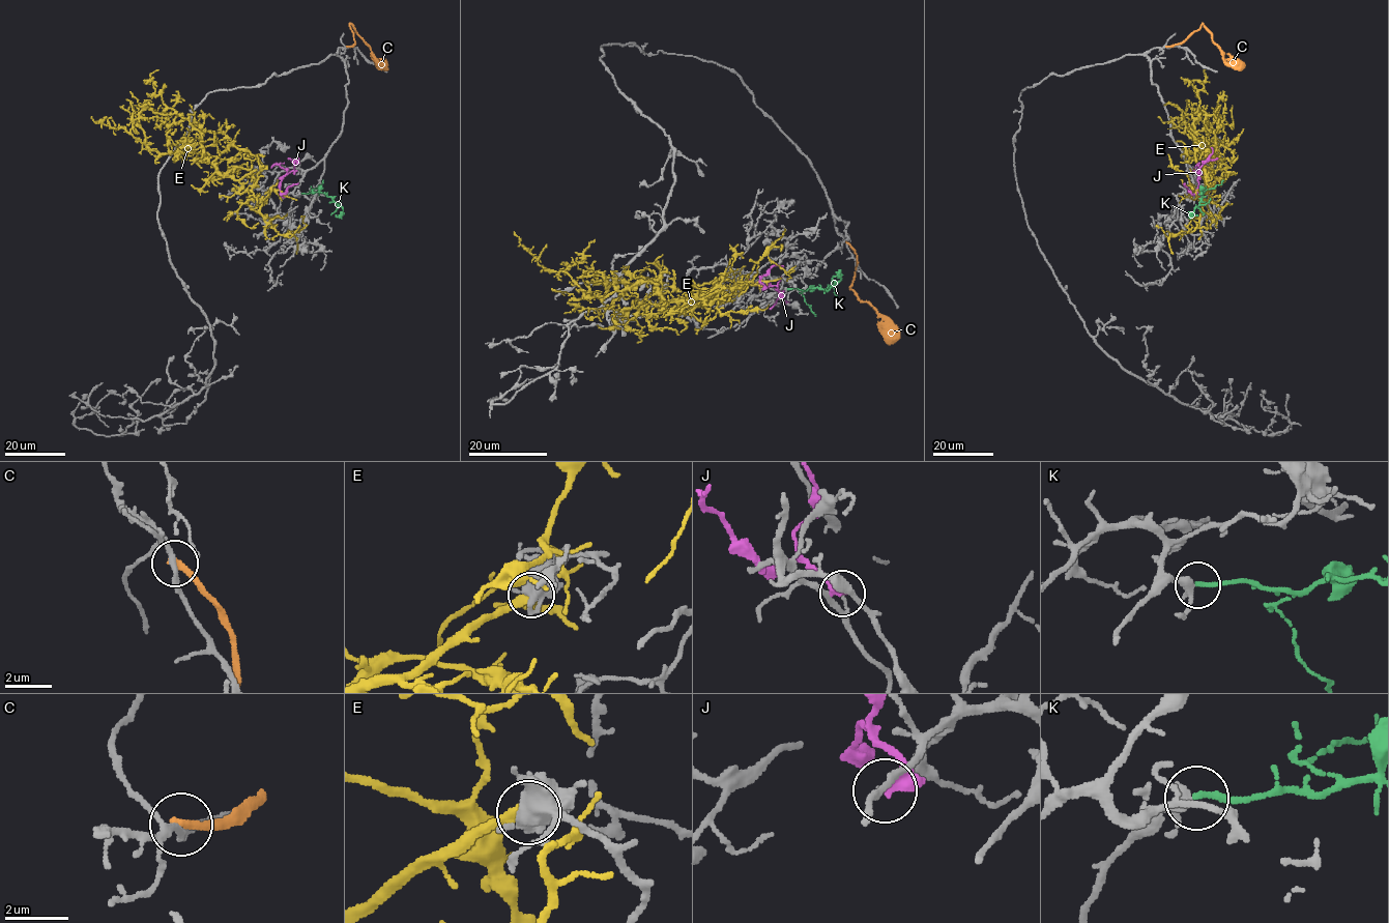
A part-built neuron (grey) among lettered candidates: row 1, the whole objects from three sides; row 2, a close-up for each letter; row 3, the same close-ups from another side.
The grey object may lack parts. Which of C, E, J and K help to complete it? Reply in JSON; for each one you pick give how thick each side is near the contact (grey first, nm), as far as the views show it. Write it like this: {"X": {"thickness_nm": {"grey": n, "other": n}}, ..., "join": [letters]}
{"K": {"thickness_nm": {"grey": 280, "other": 190}}, "join": ["K"]}

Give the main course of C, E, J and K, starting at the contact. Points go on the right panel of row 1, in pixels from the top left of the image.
C: (1166, 47), (1184, 41), (1203, 24), (1222, 57), (1237, 68), (1243, 68)
E: (1193, 170), (1210, 175), (1212, 160), (1195, 145), (1204, 152), (1209, 147), (1176, 118), (1158, 116)
J: (1203, 197), (1196, 192), (1197, 178), (1203, 164), (1212, 152), (1211, 147)
K: (1203, 194), (1192, 215), (1197, 214)

